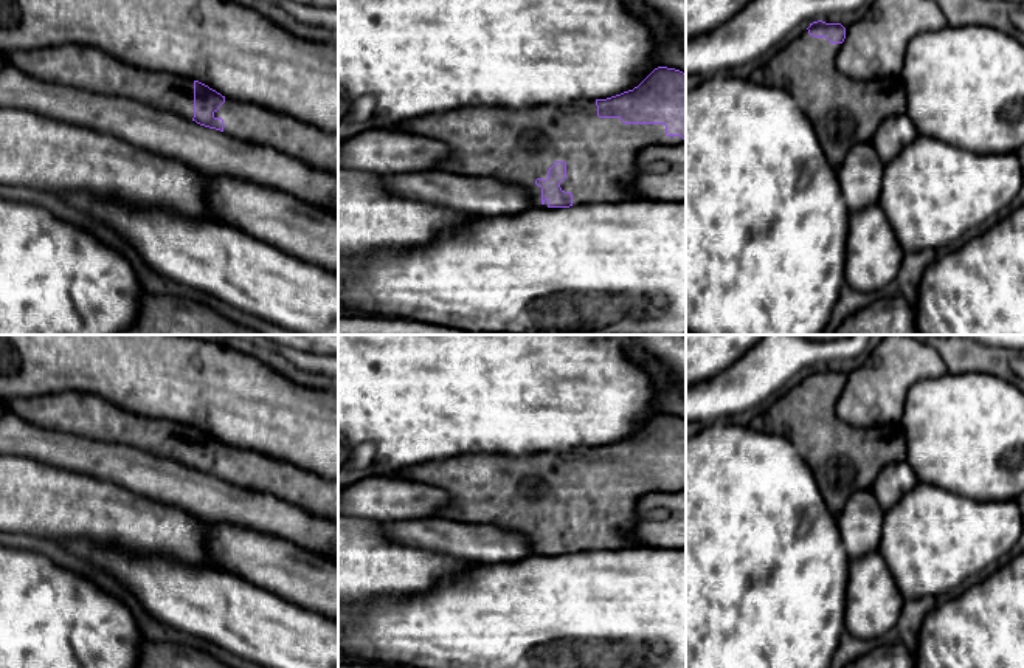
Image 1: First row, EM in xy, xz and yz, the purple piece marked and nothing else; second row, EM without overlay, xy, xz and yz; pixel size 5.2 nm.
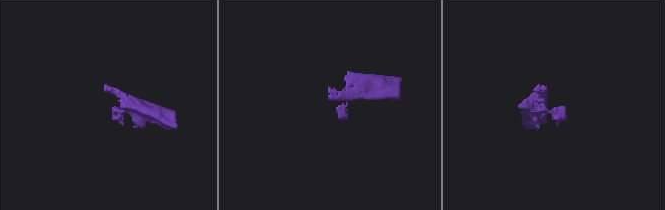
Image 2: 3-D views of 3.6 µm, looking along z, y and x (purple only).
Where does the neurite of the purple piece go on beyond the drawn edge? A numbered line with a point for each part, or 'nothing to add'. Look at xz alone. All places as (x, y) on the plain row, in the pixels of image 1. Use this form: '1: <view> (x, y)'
1: xz (518, 493)

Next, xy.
1: xy (245, 468)

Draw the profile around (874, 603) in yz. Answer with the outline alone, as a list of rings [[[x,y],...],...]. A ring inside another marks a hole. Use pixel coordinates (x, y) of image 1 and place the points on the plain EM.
[[[880,550],[849,561],[846,626],[861,640],[887,634],[900,618],[905,598]]]

